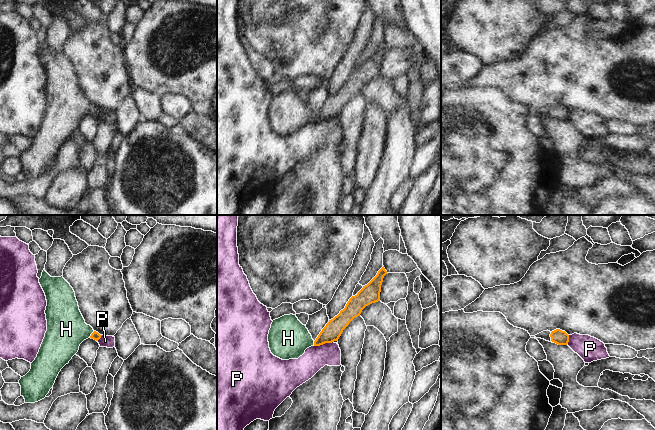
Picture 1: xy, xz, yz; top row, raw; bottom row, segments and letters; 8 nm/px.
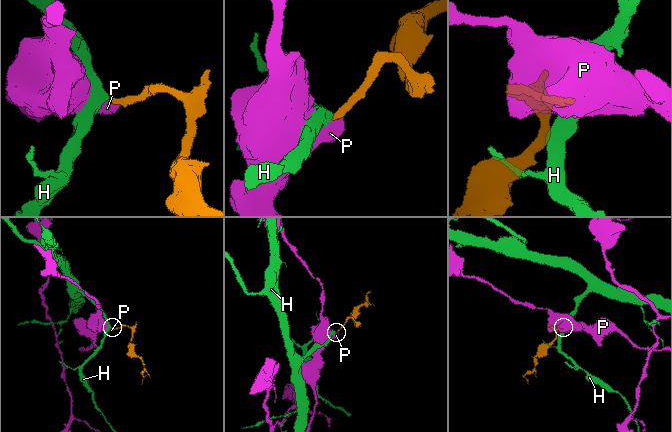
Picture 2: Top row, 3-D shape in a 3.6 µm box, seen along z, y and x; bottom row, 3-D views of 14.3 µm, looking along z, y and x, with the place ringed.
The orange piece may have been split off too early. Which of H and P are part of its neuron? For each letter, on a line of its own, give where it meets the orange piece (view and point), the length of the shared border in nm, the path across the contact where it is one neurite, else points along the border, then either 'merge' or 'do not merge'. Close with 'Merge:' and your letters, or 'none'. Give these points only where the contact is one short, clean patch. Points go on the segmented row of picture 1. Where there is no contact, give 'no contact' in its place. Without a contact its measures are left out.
H: xy (91, 334) | 70 nm | across xy (95, 335), (91, 334), (86, 331), (66, 329) | merge
P: xz (323, 343) | 170 nm | along xz (333, 341), (313, 345) | do not merge
Merge: H

